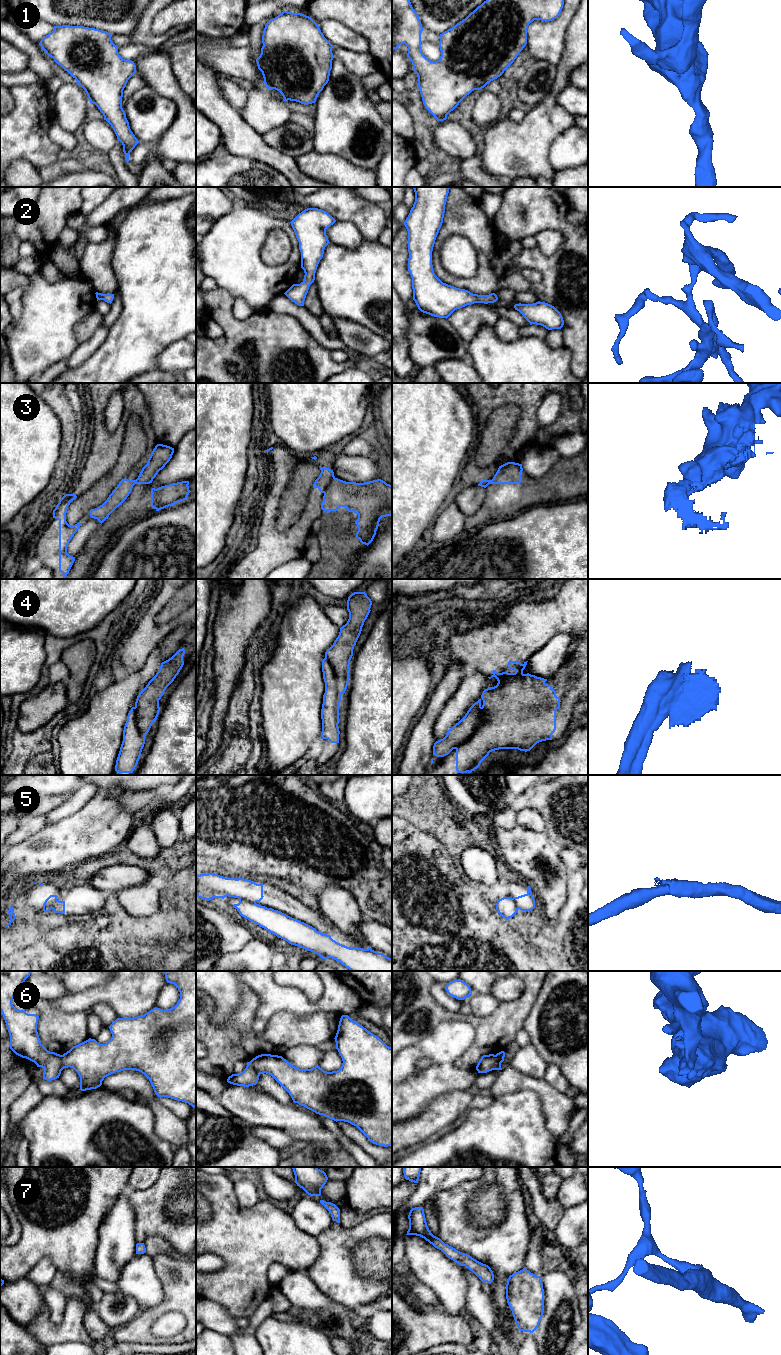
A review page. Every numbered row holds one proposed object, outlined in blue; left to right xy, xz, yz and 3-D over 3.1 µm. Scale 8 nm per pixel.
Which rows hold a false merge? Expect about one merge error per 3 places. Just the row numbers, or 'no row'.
3, 4, 5, 6

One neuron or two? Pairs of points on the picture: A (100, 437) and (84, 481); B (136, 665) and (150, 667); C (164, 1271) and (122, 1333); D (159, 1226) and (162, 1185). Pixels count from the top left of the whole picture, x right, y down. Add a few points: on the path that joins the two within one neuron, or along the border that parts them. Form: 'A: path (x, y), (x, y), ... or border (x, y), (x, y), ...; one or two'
A: path (100, 448), (100, 460), (93, 470); one
B: border (145, 662), (140, 669), (136, 671), (129, 670); two
C: path (168, 1290), (168, 1300), (141, 1324); one
D: path (155, 1216), (155, 1197), (157, 1195); one

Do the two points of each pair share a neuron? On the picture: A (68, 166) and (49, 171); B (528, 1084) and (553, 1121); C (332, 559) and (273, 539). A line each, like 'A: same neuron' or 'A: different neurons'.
A: same neuron
B: same neuron
C: different neurons

